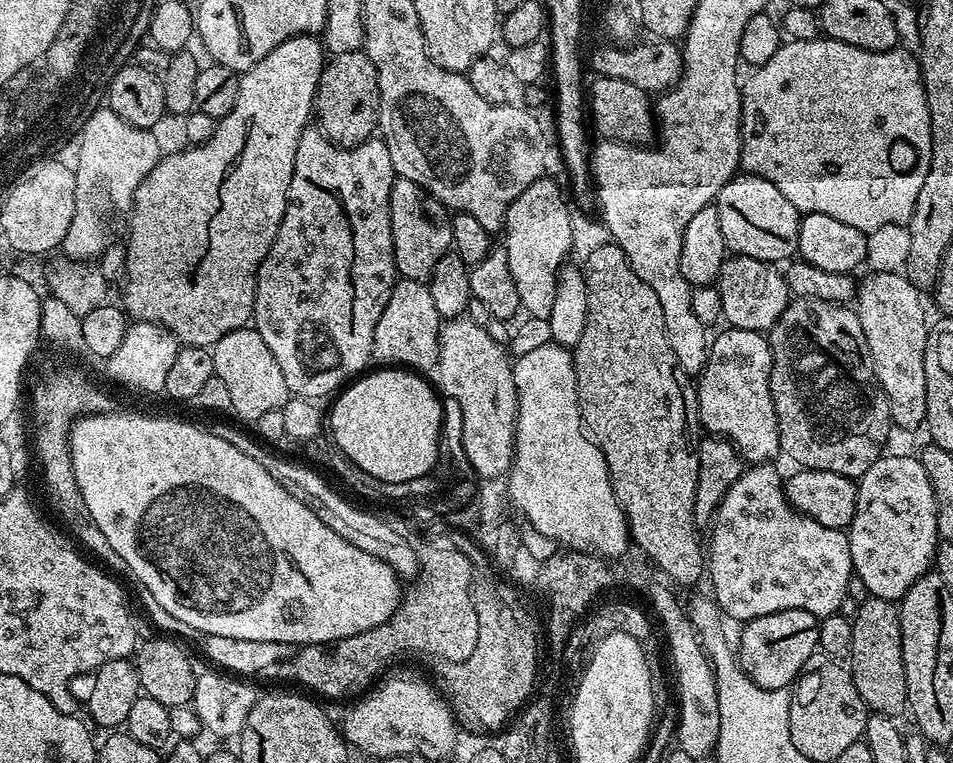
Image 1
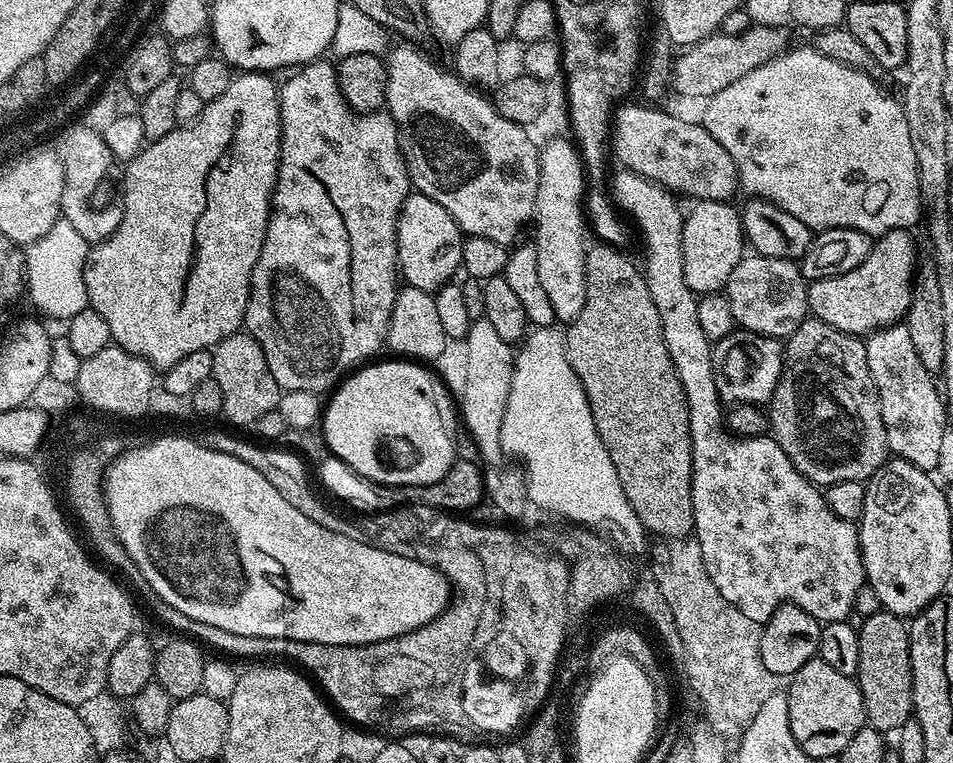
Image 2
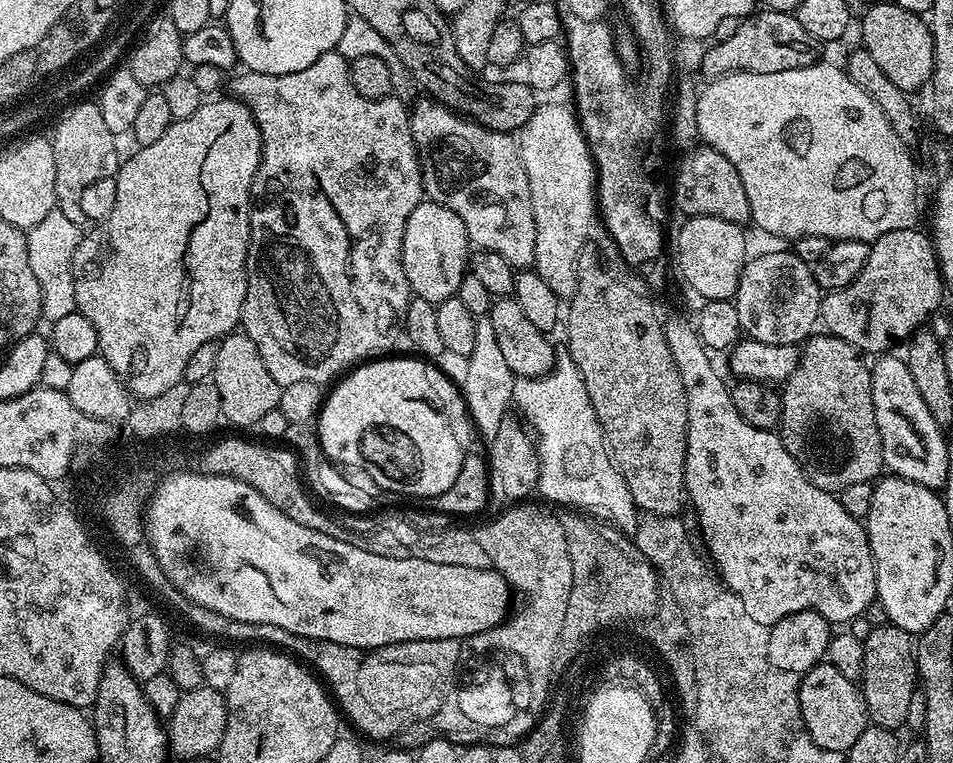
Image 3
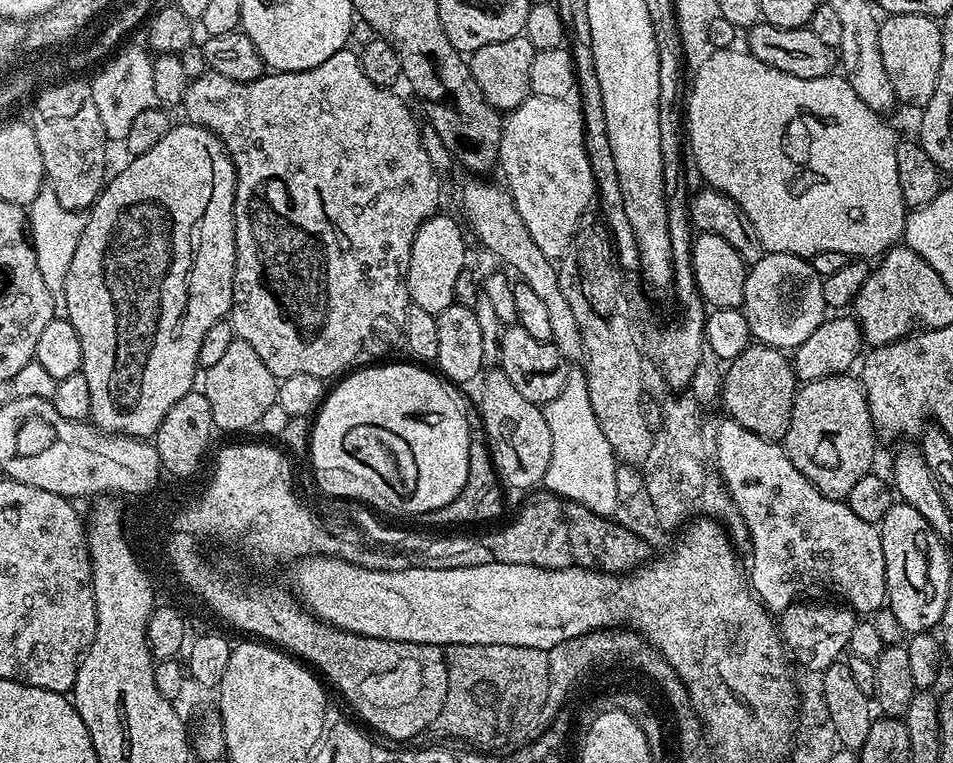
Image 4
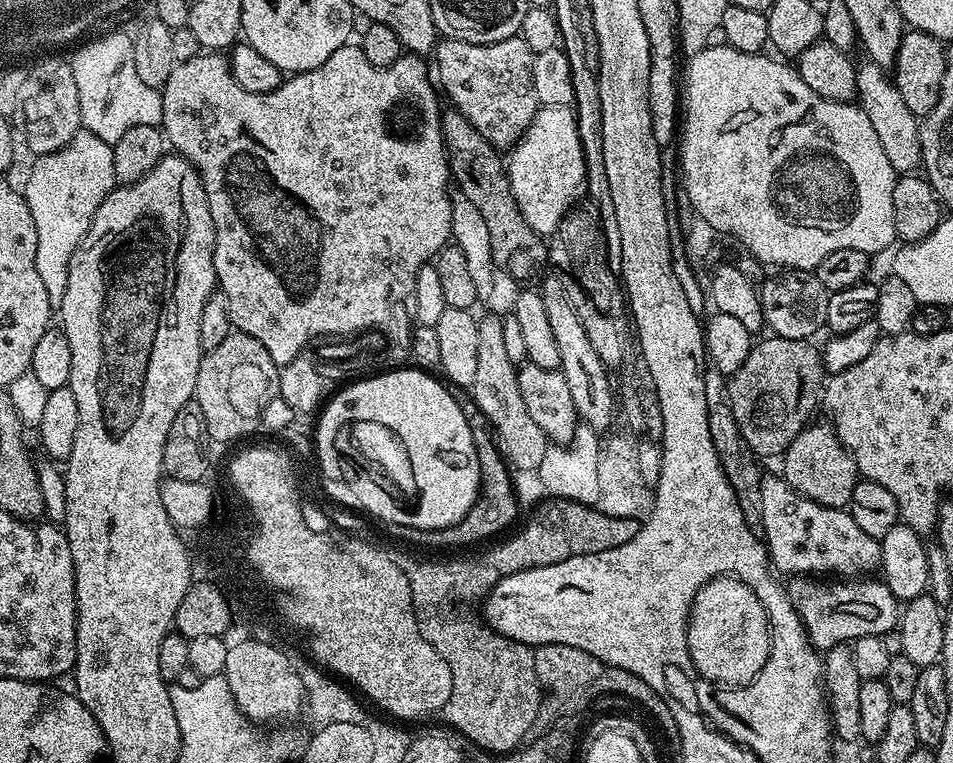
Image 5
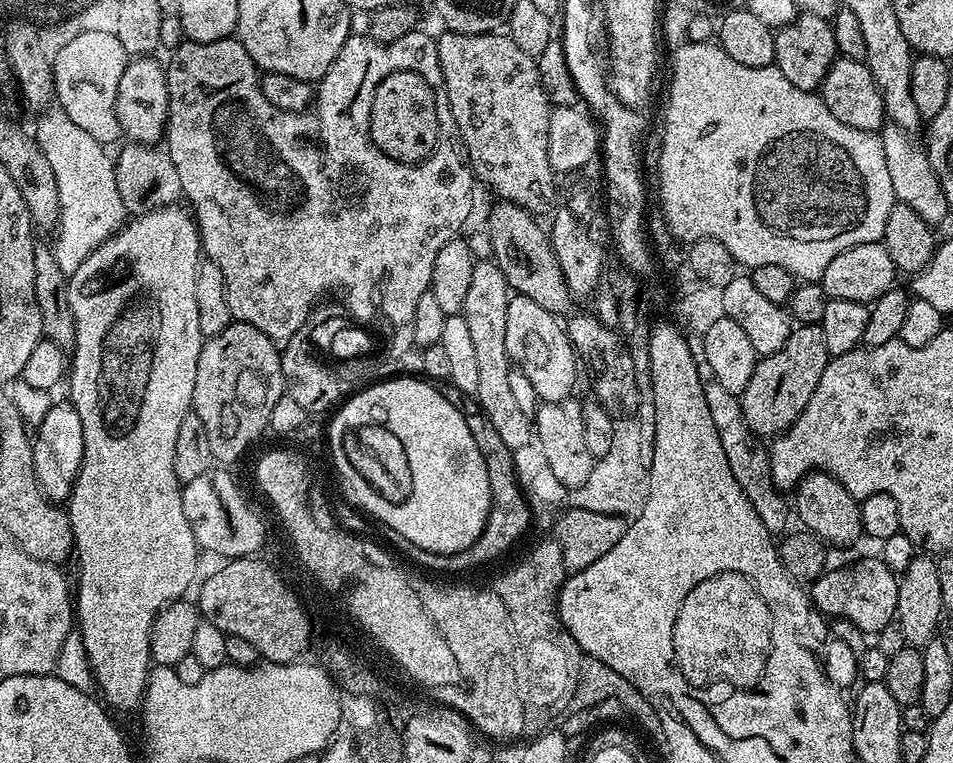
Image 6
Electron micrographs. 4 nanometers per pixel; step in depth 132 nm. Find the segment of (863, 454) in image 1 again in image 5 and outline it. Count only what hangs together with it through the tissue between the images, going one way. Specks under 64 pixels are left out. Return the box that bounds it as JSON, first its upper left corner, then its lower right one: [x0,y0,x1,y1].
[782,423,858,509]

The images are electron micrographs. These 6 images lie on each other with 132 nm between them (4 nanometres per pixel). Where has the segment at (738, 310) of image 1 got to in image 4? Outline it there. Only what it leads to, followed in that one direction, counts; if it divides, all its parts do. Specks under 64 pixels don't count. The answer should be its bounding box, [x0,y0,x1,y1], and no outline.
[742,252,826,350]

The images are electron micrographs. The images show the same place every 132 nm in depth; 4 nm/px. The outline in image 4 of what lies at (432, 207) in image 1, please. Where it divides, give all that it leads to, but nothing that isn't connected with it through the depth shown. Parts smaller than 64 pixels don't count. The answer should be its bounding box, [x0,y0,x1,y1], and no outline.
[408,214,466,315]

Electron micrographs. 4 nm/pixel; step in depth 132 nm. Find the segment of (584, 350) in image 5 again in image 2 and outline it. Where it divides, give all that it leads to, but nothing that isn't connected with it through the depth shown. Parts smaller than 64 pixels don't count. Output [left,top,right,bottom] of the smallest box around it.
[384,43,541,245]

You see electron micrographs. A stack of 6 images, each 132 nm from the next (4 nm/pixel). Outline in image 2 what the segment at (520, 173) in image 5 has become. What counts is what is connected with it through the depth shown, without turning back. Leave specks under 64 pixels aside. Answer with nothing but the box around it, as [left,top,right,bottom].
[534,139,586,322]

